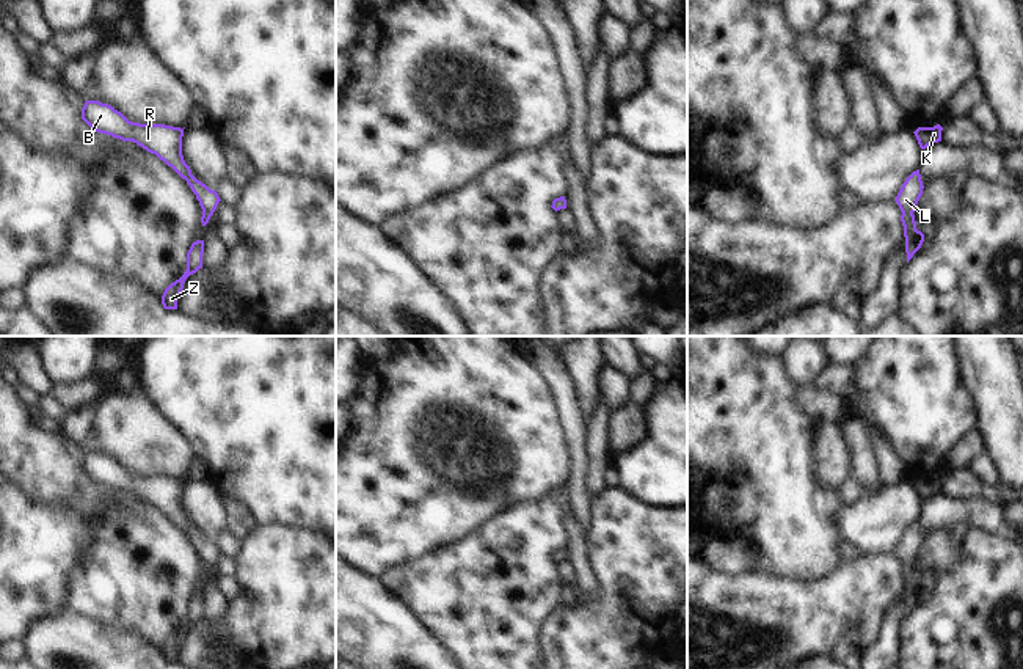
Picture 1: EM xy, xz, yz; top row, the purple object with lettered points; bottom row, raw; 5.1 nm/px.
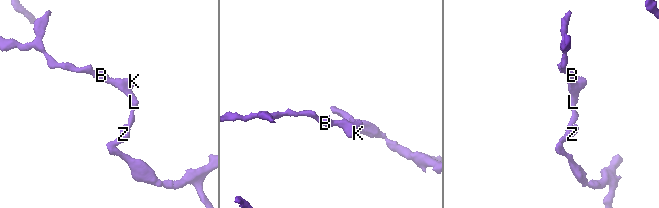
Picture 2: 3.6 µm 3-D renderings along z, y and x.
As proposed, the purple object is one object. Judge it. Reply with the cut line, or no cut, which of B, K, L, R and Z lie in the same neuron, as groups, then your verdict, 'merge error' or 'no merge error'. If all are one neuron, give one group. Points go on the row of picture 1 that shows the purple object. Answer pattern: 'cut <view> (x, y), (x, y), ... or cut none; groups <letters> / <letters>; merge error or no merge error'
cut none; groups B K L R Z; no merge error

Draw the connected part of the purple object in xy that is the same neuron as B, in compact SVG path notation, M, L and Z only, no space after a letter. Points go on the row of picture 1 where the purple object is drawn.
M86 101L82 119L96 132L122 141L133 141L155 154L187 181L202 209L201 223L206 226L221 201L215 190L198 181L182 155L184 129L165 124L140 124L129 121L121 112L99 101Z

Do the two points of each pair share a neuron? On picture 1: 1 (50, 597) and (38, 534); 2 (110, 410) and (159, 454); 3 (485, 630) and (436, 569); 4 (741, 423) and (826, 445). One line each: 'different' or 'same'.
1: same
2: same
3: same
4: different

